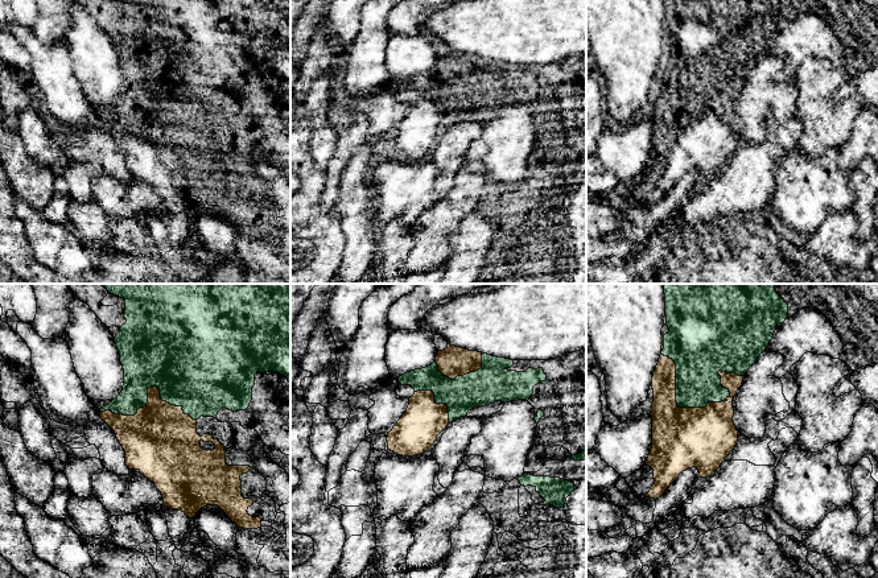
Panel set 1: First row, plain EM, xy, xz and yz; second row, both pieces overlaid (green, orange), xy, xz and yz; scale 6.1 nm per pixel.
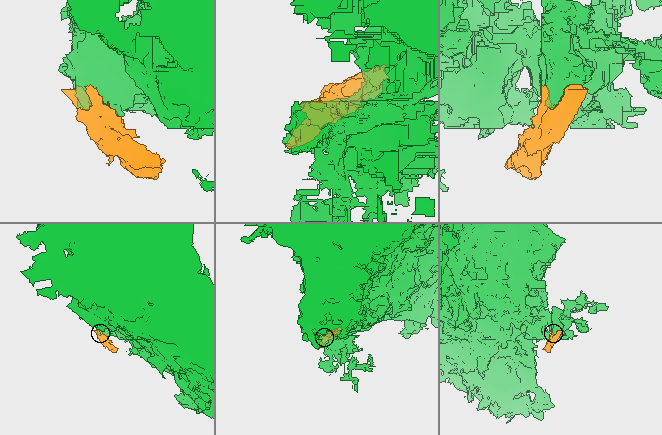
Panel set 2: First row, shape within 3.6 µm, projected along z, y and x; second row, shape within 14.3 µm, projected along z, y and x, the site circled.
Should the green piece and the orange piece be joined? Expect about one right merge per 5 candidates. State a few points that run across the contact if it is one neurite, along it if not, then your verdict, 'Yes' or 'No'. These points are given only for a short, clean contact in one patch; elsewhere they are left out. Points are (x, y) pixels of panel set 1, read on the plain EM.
No

